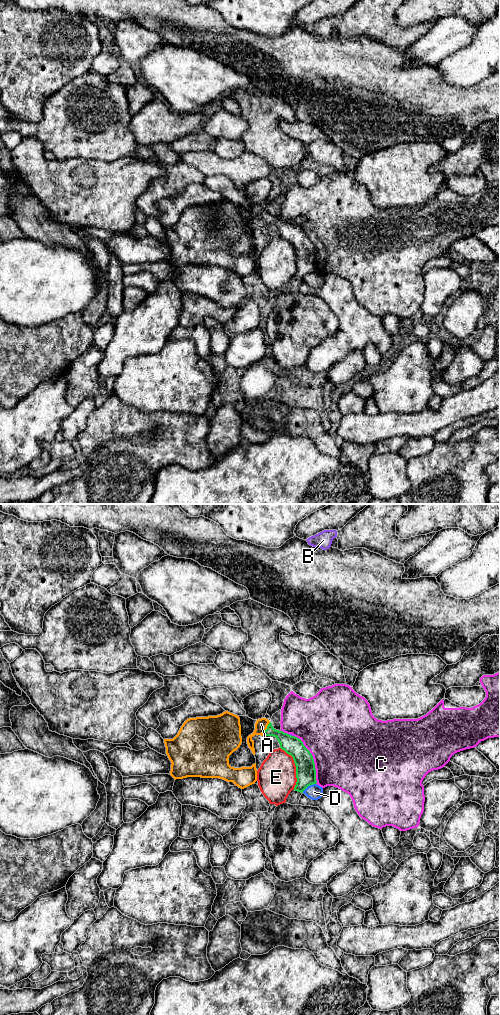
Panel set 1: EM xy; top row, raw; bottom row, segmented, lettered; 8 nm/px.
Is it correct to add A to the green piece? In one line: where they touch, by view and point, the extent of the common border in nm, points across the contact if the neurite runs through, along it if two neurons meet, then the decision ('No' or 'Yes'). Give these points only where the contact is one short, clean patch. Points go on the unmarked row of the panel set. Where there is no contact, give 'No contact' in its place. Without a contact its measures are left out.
Touches green at xy (266, 217). Shared border 130 nm. Path across: xy (292, 233), (280, 223), (266, 217), (261, 212). Yes

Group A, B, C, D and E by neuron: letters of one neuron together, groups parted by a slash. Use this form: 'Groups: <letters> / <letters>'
Groups: A / B / C / D / E

